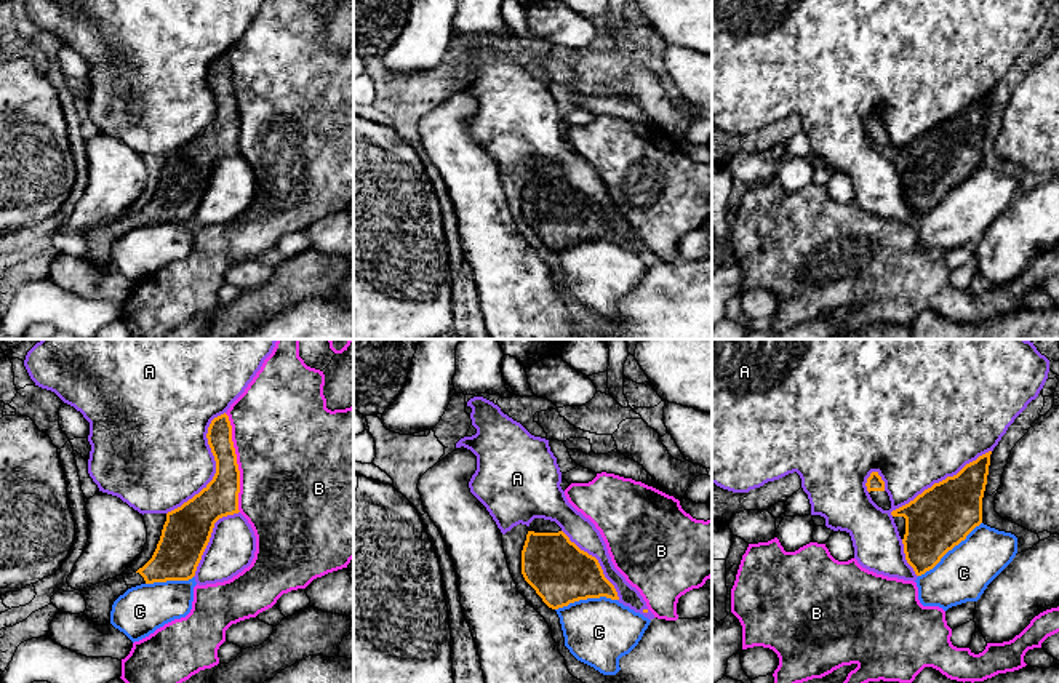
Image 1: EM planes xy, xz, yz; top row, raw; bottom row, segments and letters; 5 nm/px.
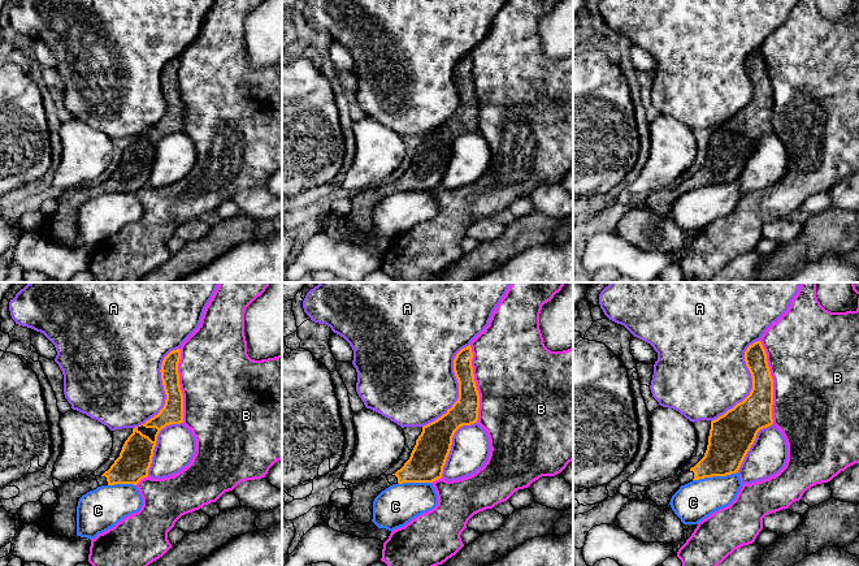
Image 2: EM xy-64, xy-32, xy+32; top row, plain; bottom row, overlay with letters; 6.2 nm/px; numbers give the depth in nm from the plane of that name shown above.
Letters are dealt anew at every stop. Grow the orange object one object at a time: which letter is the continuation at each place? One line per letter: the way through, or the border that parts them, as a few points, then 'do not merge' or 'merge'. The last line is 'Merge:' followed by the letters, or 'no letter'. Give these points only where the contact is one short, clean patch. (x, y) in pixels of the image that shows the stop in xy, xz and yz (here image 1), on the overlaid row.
A: do not merge
B: do not merge
C: do not merge
Merge: no letter

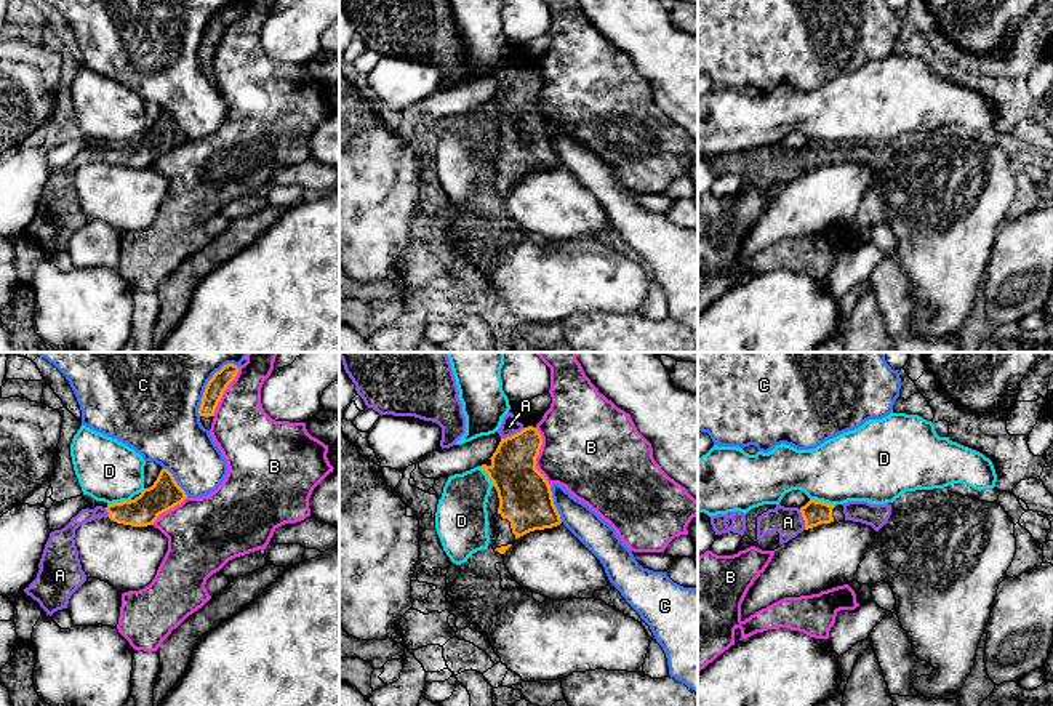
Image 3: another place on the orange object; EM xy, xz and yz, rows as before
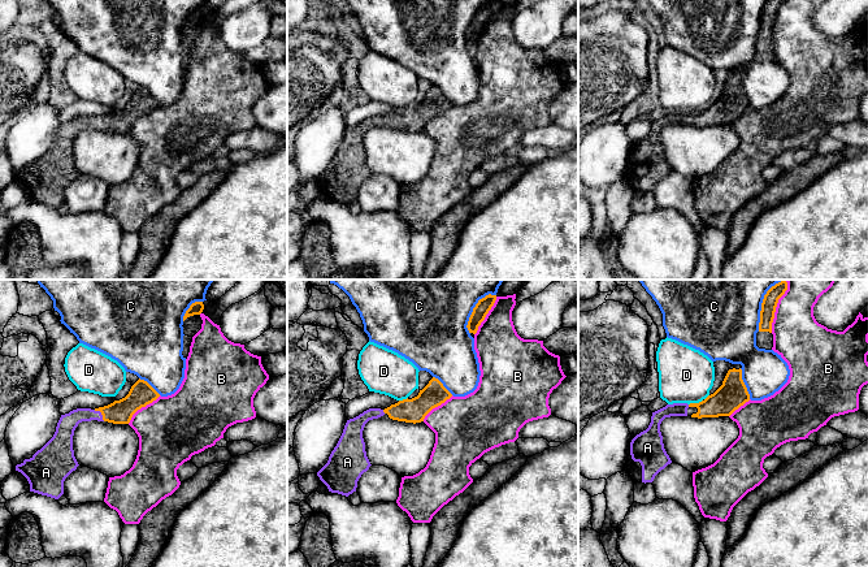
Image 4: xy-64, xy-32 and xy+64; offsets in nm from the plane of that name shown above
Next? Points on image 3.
A: across xz (519, 484), (516, 477), (514, 434), (509, 426) | merge
B: do not merge
C: do not merge
D: do not merge
Merge: A

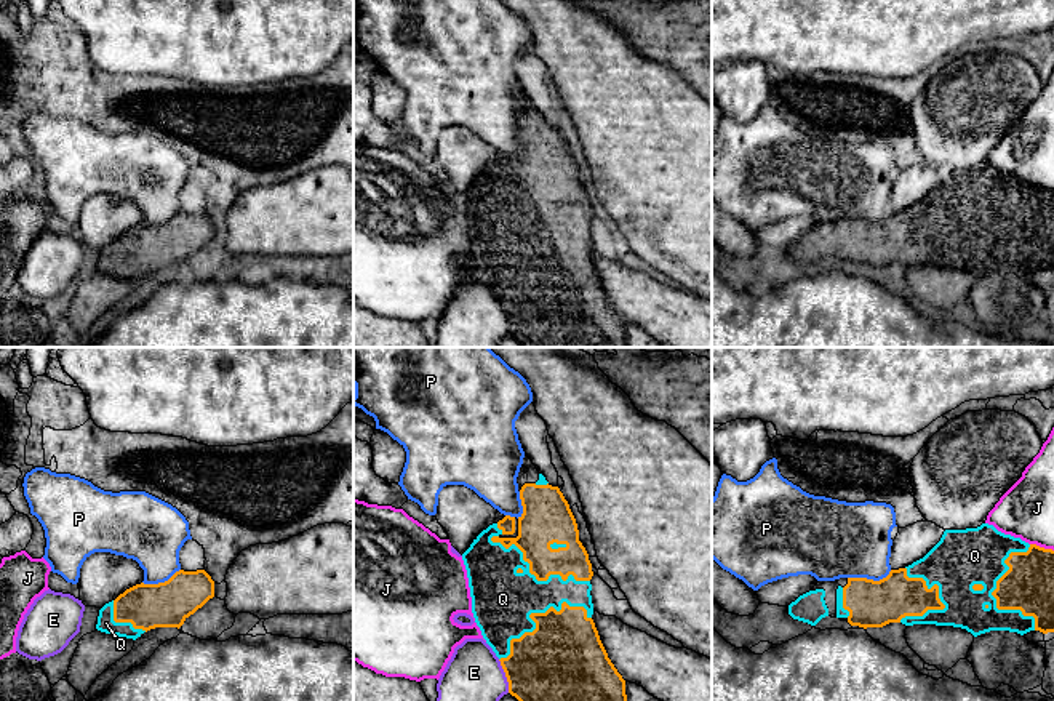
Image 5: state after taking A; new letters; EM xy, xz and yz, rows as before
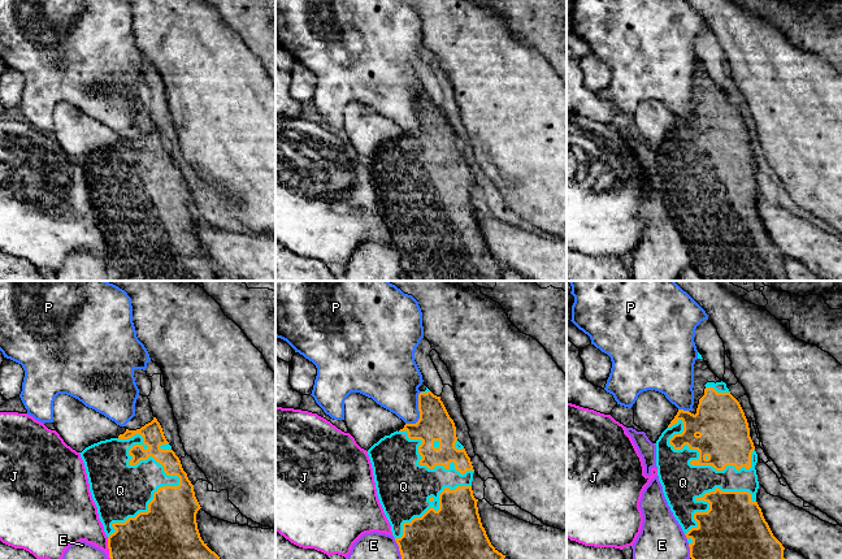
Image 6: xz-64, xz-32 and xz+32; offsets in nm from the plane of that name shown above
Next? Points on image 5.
E: along xz (498, 660), (509, 692) | do not merge
J: do not merge
P: along yz (891, 570), (878, 580), (848, 578) | do not merge
Q: merge
Merge: Q

